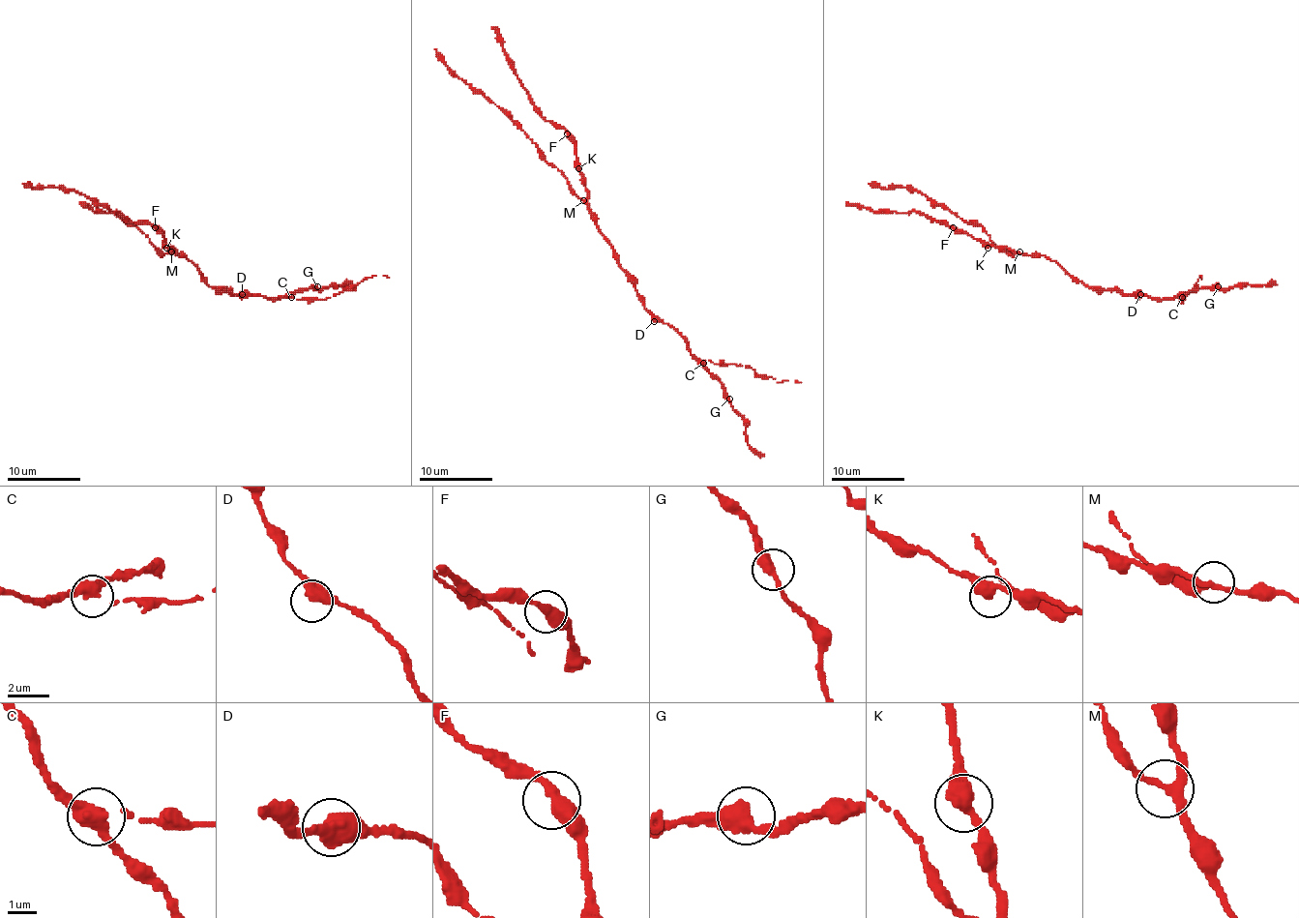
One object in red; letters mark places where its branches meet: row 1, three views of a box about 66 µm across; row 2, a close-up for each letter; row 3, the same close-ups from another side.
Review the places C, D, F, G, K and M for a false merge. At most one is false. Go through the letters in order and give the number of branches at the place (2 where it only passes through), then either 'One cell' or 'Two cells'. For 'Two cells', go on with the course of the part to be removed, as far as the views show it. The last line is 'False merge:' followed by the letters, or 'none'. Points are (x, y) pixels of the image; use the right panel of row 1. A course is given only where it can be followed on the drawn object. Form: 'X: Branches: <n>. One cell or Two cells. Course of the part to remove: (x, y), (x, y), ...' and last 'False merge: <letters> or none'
C: Branches: 3. Two cells. Course of the part to remove: (1181, 298), (1183, 300), (1201, 280), (1199, 276), (1201, 278)
D: Branches: 2. One cell
F: Branches: 2. One cell
G: Branches: 2. One cell
K: Branches: 2. One cell
M: Branches: 3. One cell
False merge: C

